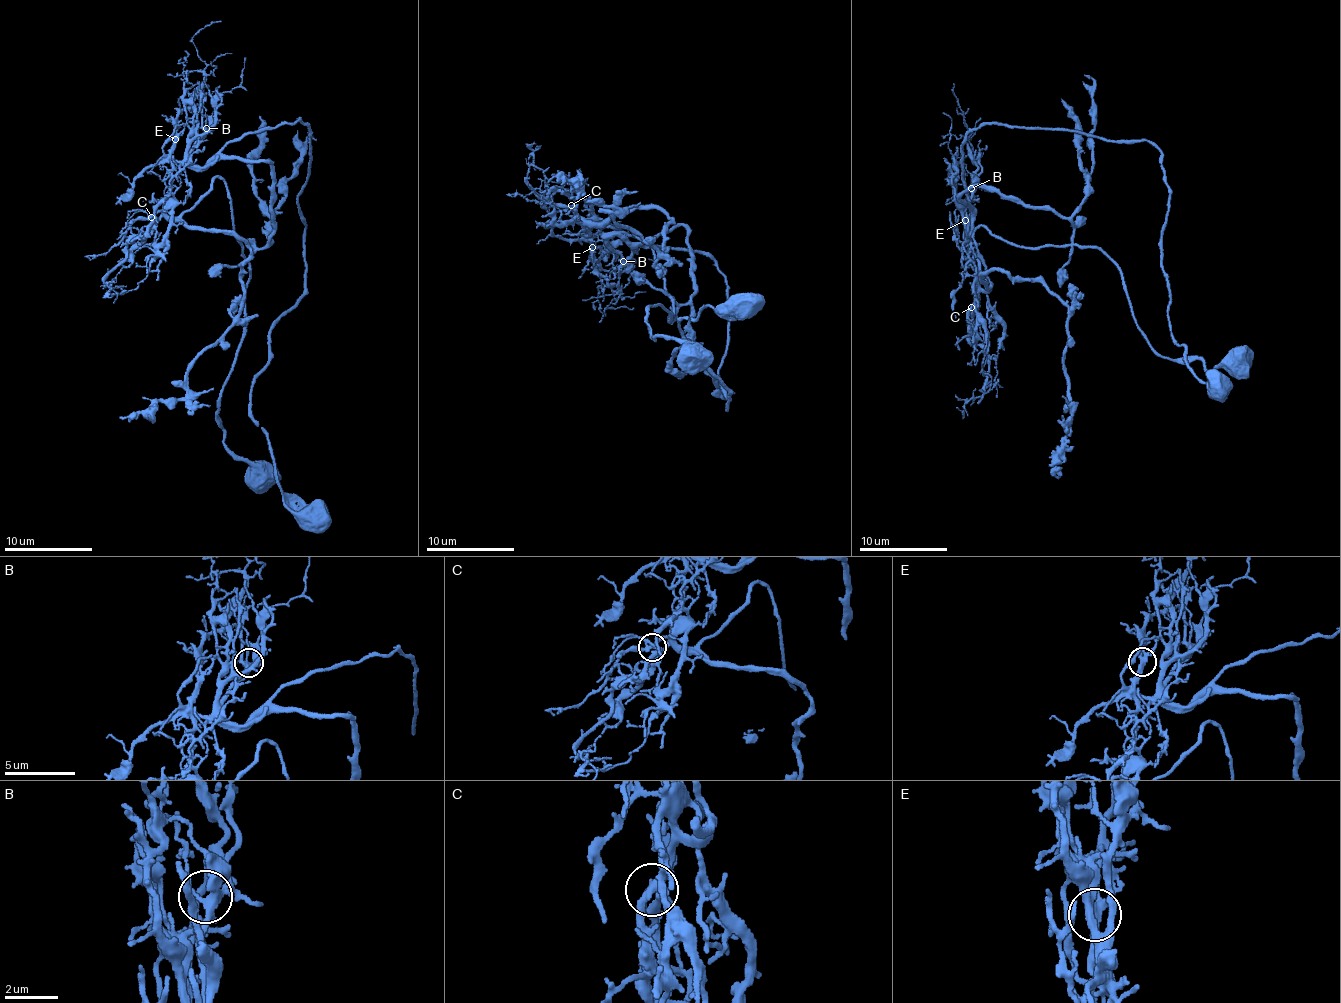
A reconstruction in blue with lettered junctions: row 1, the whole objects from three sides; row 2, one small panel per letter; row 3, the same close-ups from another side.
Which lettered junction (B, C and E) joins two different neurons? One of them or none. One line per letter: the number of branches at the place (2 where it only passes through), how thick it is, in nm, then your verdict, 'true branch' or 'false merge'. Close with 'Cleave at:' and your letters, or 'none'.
B: 4 | 340 nm | true branch
C: 4 | 300 nm | true branch
E: 4 | 280 nm | false merge
Cleave at: E

